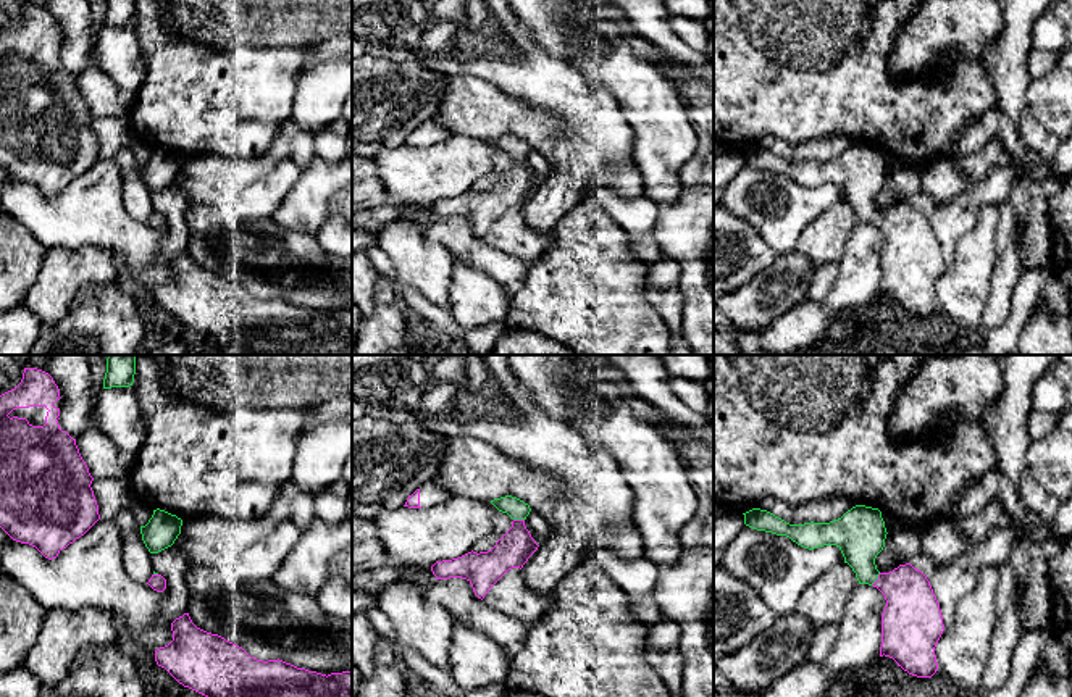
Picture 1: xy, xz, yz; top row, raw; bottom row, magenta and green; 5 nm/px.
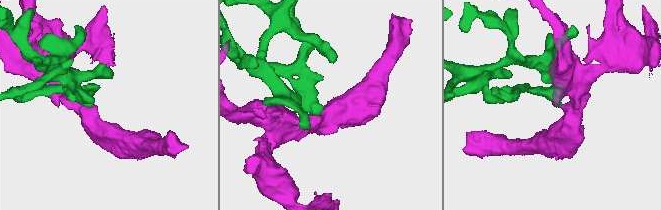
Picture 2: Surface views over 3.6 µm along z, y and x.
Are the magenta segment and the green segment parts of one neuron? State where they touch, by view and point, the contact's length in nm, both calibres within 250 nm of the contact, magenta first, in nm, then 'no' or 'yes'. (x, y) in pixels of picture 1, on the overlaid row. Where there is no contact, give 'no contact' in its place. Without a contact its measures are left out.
yz (877, 580) | 80 nm | 280/240 nm | yes

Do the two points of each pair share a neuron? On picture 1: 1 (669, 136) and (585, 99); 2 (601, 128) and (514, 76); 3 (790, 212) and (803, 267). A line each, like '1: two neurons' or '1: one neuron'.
1: two neurons
2: one neuron
3: two neurons

